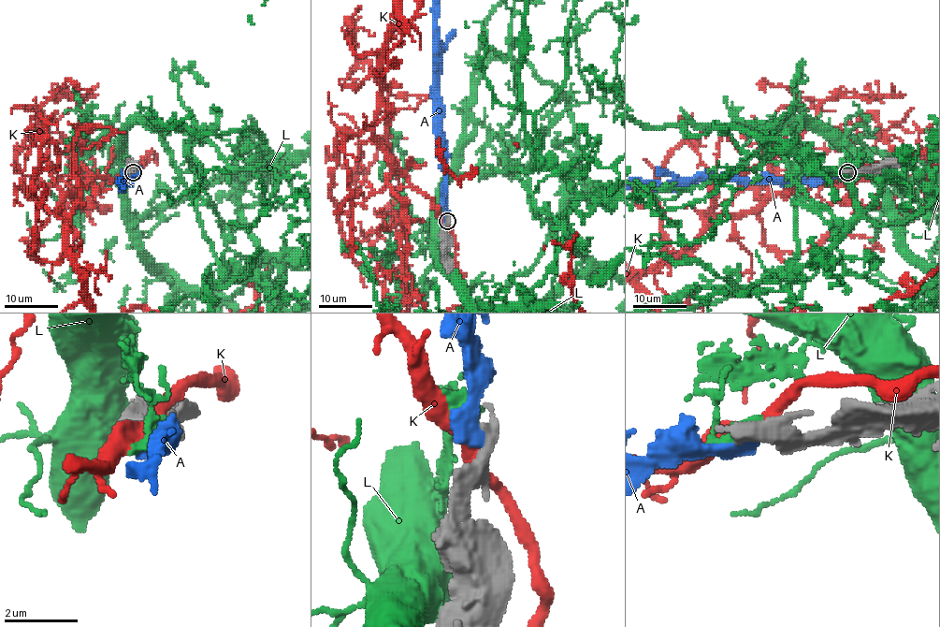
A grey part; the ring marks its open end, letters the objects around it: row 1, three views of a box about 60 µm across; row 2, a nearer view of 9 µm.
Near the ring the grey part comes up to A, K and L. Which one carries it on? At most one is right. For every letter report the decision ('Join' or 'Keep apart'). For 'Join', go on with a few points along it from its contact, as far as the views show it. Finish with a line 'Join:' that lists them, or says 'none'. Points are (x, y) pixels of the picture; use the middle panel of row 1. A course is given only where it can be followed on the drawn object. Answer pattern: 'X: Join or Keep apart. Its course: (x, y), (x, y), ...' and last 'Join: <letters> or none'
A: Join
K: Keep apart
L: Keep apart
Join: A

